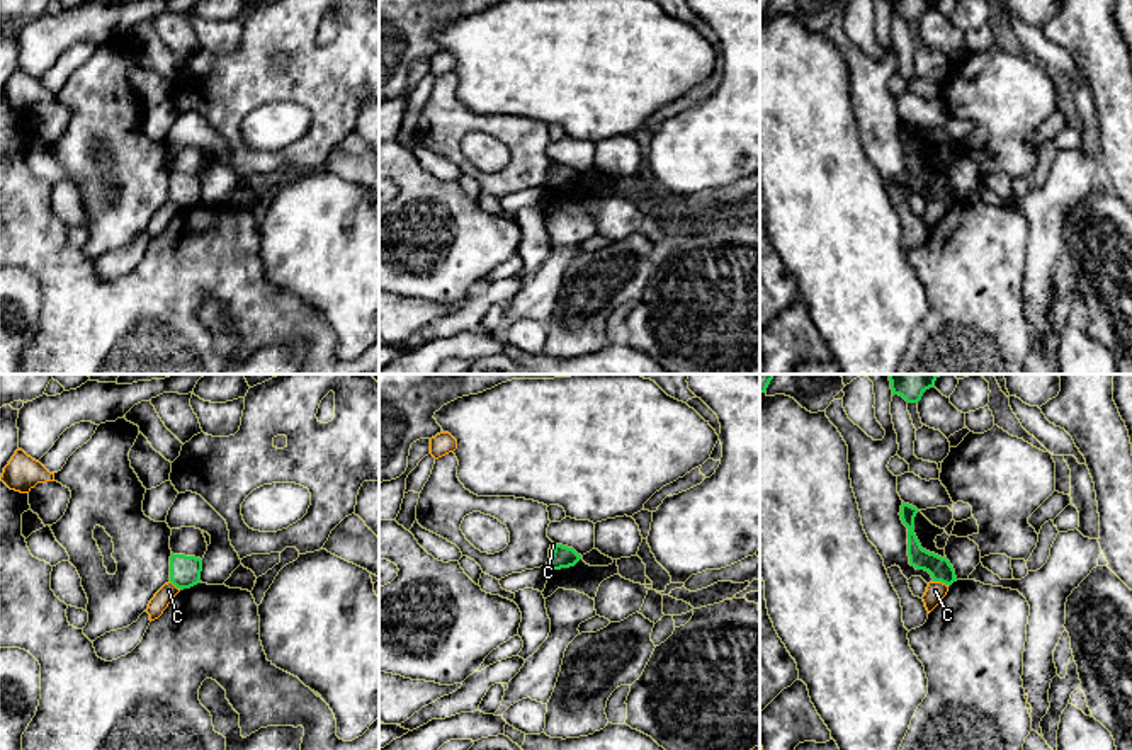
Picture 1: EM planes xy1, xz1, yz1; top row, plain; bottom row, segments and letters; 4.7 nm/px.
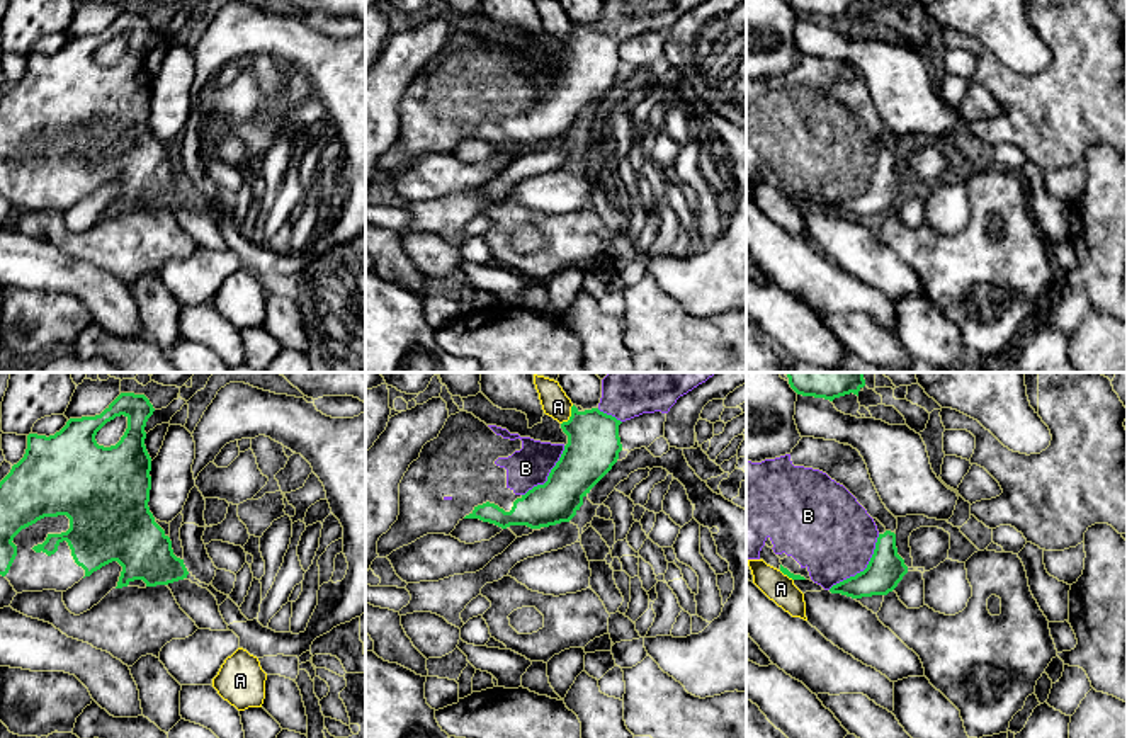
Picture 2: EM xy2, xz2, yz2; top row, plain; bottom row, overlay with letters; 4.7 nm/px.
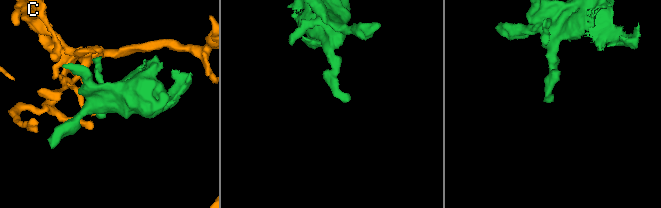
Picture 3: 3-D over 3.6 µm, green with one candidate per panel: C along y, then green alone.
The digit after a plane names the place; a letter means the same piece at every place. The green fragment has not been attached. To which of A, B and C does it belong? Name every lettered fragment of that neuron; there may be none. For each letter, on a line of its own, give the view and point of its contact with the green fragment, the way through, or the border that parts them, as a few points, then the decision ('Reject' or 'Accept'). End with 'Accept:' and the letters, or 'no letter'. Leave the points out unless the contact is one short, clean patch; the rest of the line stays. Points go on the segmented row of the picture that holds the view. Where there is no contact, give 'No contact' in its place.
A: Touches green at xz2 (571, 415). Boundary: xz2 (573, 405), (571, 415), (561, 424). Reject
B: Touches green at yz2 (864, 570). Accept
C: Touches green at yz1 (942, 582). Boundary: yz1 (933, 580), (949, 585). Reject
Accept: B

